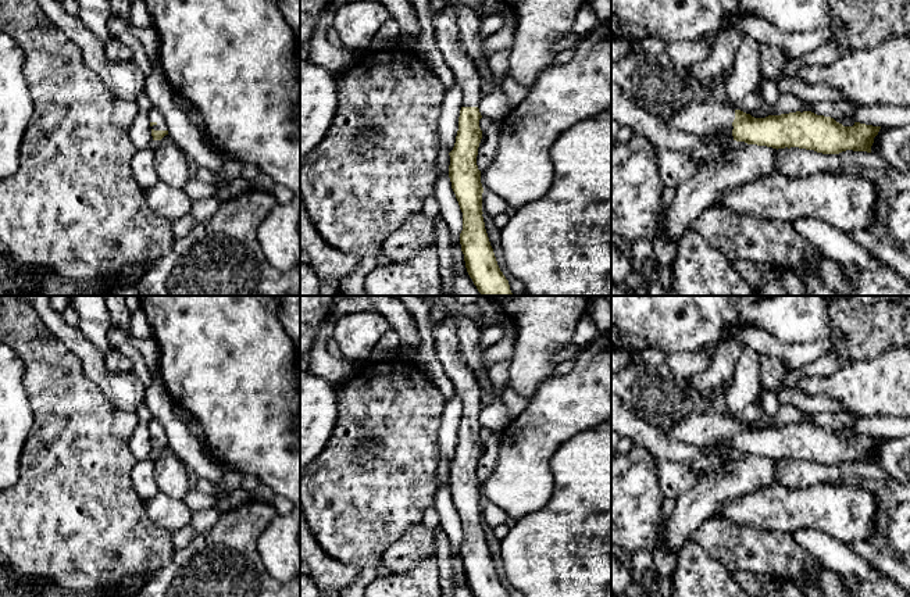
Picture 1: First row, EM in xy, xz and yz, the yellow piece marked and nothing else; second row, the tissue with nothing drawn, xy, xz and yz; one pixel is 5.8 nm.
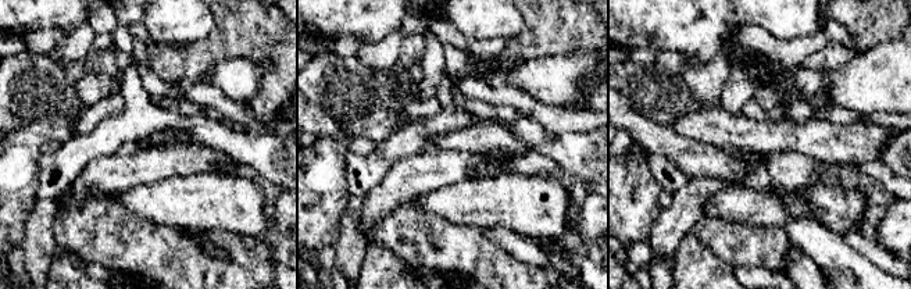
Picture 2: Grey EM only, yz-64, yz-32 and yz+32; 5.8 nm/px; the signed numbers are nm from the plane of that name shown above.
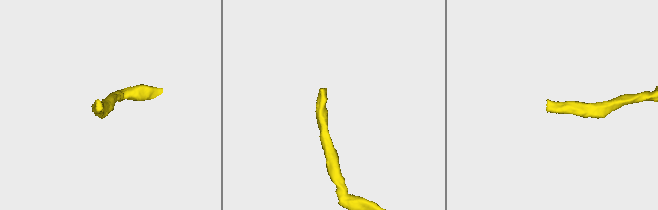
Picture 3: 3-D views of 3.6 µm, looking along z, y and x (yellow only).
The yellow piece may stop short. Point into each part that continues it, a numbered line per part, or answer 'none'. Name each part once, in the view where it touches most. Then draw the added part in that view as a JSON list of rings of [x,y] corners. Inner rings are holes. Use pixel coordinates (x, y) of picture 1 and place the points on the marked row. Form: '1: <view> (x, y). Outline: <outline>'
1: xy (154, 114). Outline: [[[151,107],[149,114],[149,122],[154,125],[150,126],[154,131],[168,131],[163,112],[157,107]]]

